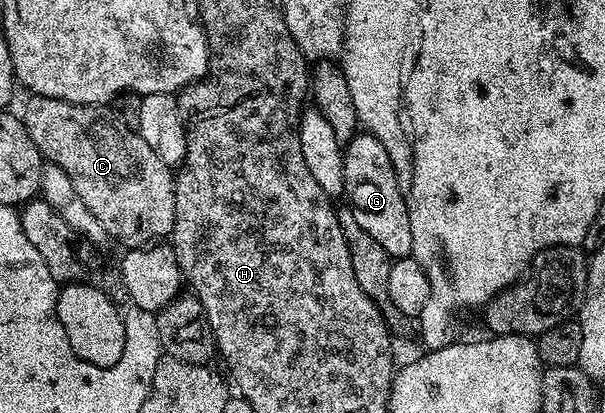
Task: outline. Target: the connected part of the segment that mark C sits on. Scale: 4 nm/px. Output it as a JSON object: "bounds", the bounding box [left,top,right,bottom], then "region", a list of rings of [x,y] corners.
{"bounds":[20,96,174,247],"region":[[[27,96],[26,106],[20,110],[20,116],[28,135],[32,135],[32,143],[42,153],[47,162],[58,165],[68,179],[72,179],[72,187],[76,187],[76,195],[84,199],[88,211],[100,219],[107,238],[116,240],[122,247],[145,247],[171,232],[174,228],[174,179],[171,166],[164,164],[160,155],[144,143],[137,131],[129,129],[118,117],[113,108],[106,105],[73,105],[51,97]]]}

